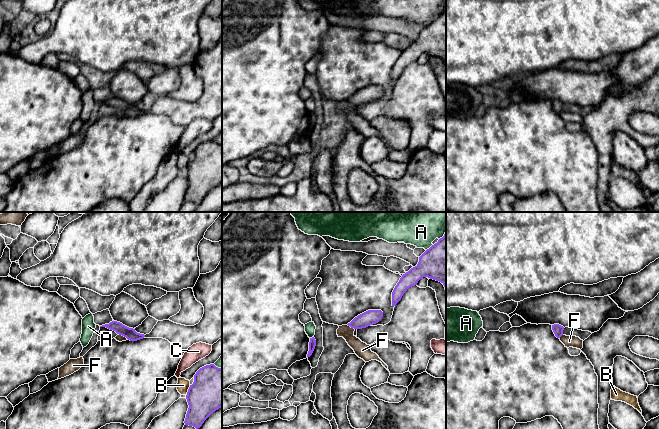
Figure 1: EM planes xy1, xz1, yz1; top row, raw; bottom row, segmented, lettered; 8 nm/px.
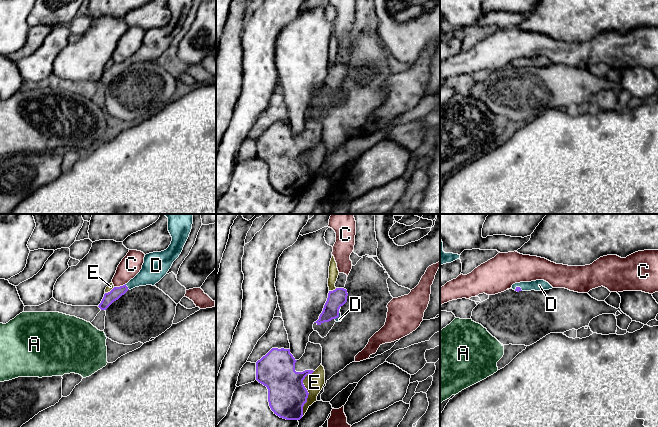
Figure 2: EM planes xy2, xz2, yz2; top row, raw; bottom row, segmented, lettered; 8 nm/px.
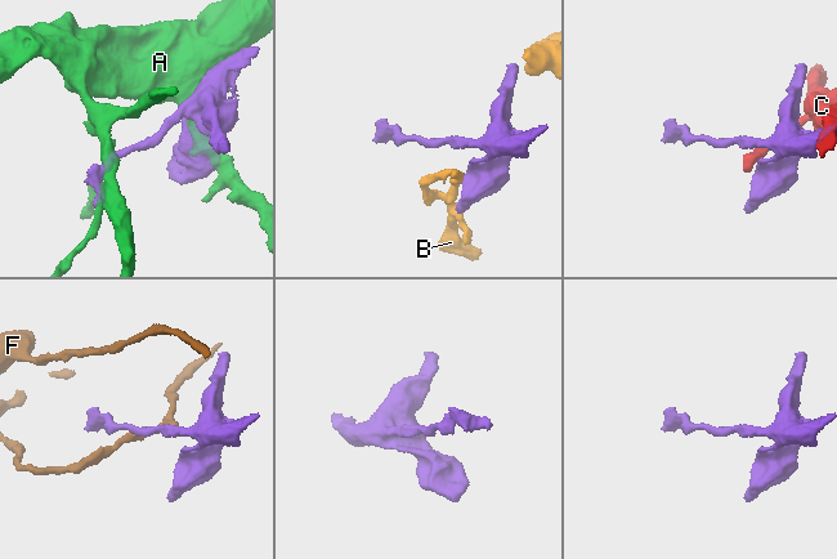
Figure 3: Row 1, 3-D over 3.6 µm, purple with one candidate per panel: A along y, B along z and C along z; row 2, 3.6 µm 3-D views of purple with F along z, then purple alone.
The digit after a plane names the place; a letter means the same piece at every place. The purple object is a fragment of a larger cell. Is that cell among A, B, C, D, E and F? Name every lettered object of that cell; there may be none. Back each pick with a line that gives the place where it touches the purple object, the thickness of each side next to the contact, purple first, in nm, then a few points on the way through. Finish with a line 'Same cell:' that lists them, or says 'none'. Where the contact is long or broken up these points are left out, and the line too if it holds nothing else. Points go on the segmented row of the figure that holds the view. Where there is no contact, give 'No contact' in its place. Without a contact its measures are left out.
D: Touches purple at xy2 (127, 287). Thickness 90 nm (purple) against 190 nm. Path across: xy2 (116, 292), (127, 287), (147, 276), (153, 270)
Same cell: D

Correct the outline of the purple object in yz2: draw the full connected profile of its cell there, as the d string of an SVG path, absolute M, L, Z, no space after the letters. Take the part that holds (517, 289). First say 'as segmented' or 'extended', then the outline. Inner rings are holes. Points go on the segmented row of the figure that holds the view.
extended; M536 280L531 282L515 283L512 285L511 288L519 292L519 291L531 291L531 290L543 291L543 290L552 289L553 287L544 280Z

